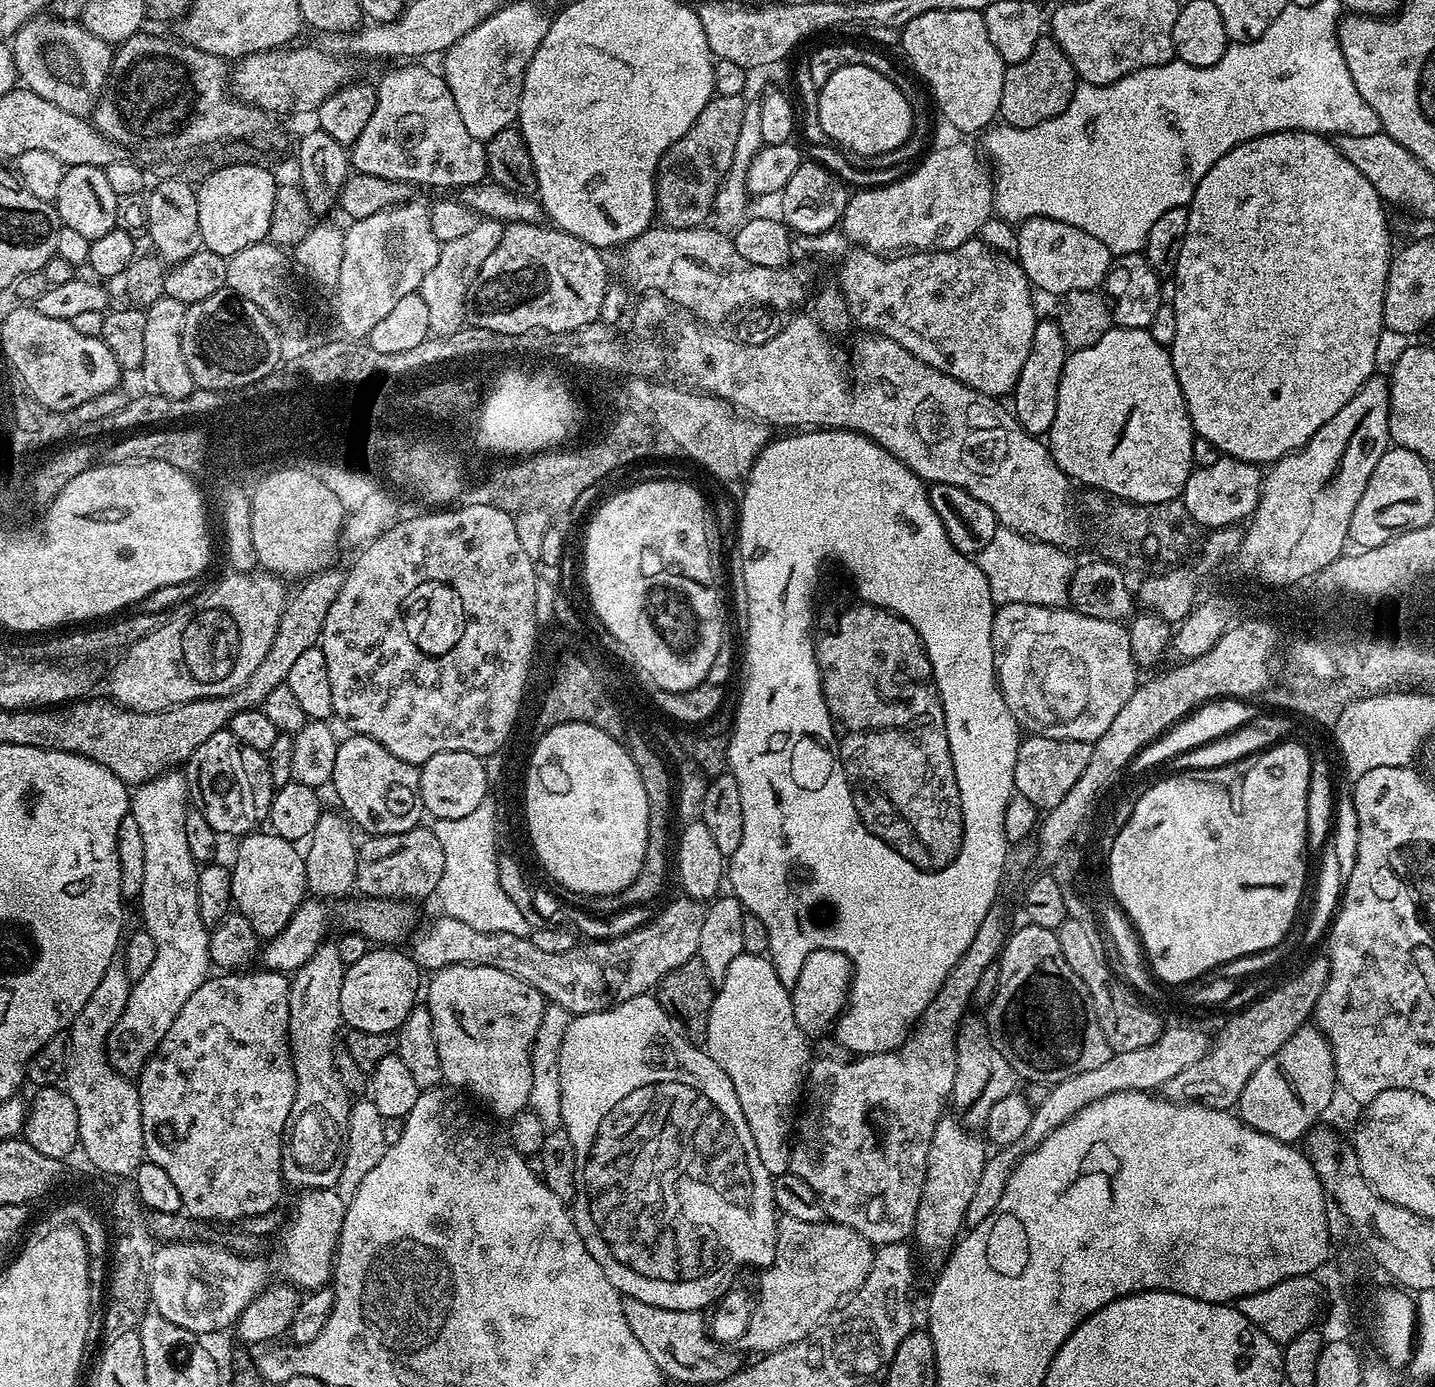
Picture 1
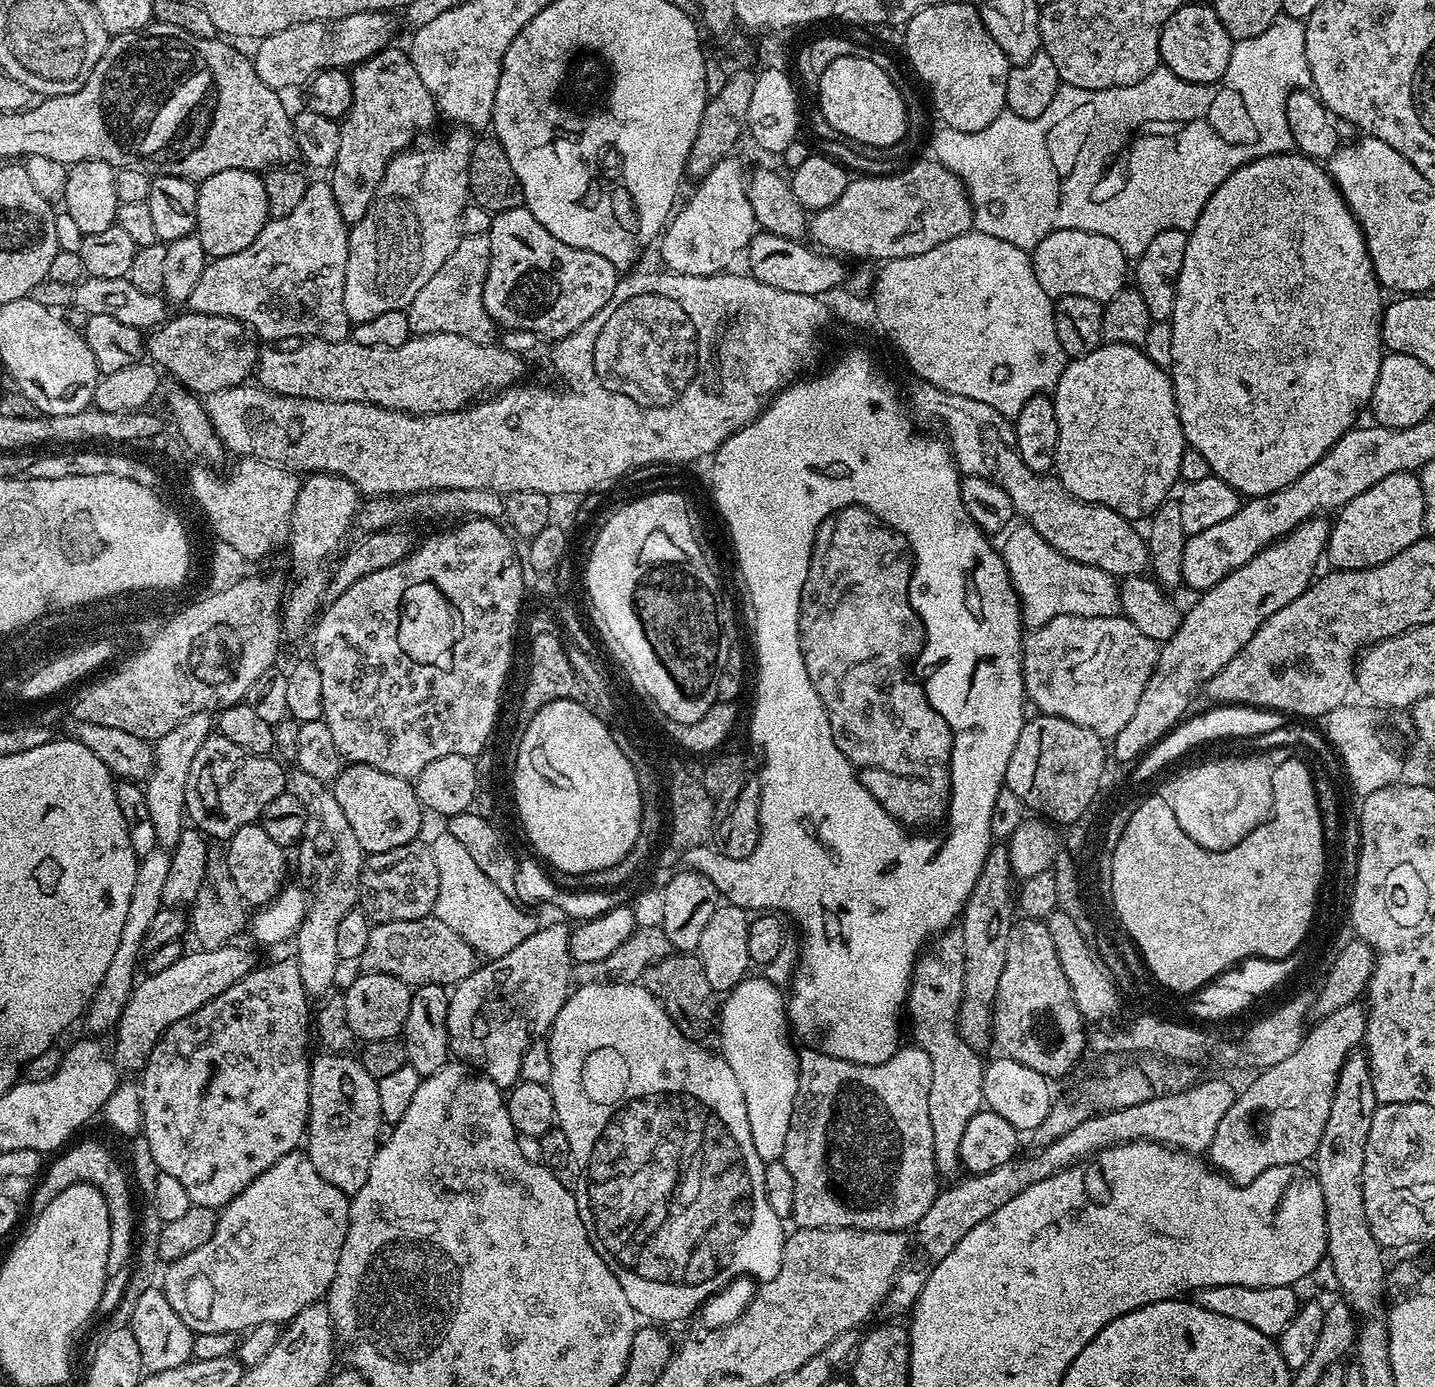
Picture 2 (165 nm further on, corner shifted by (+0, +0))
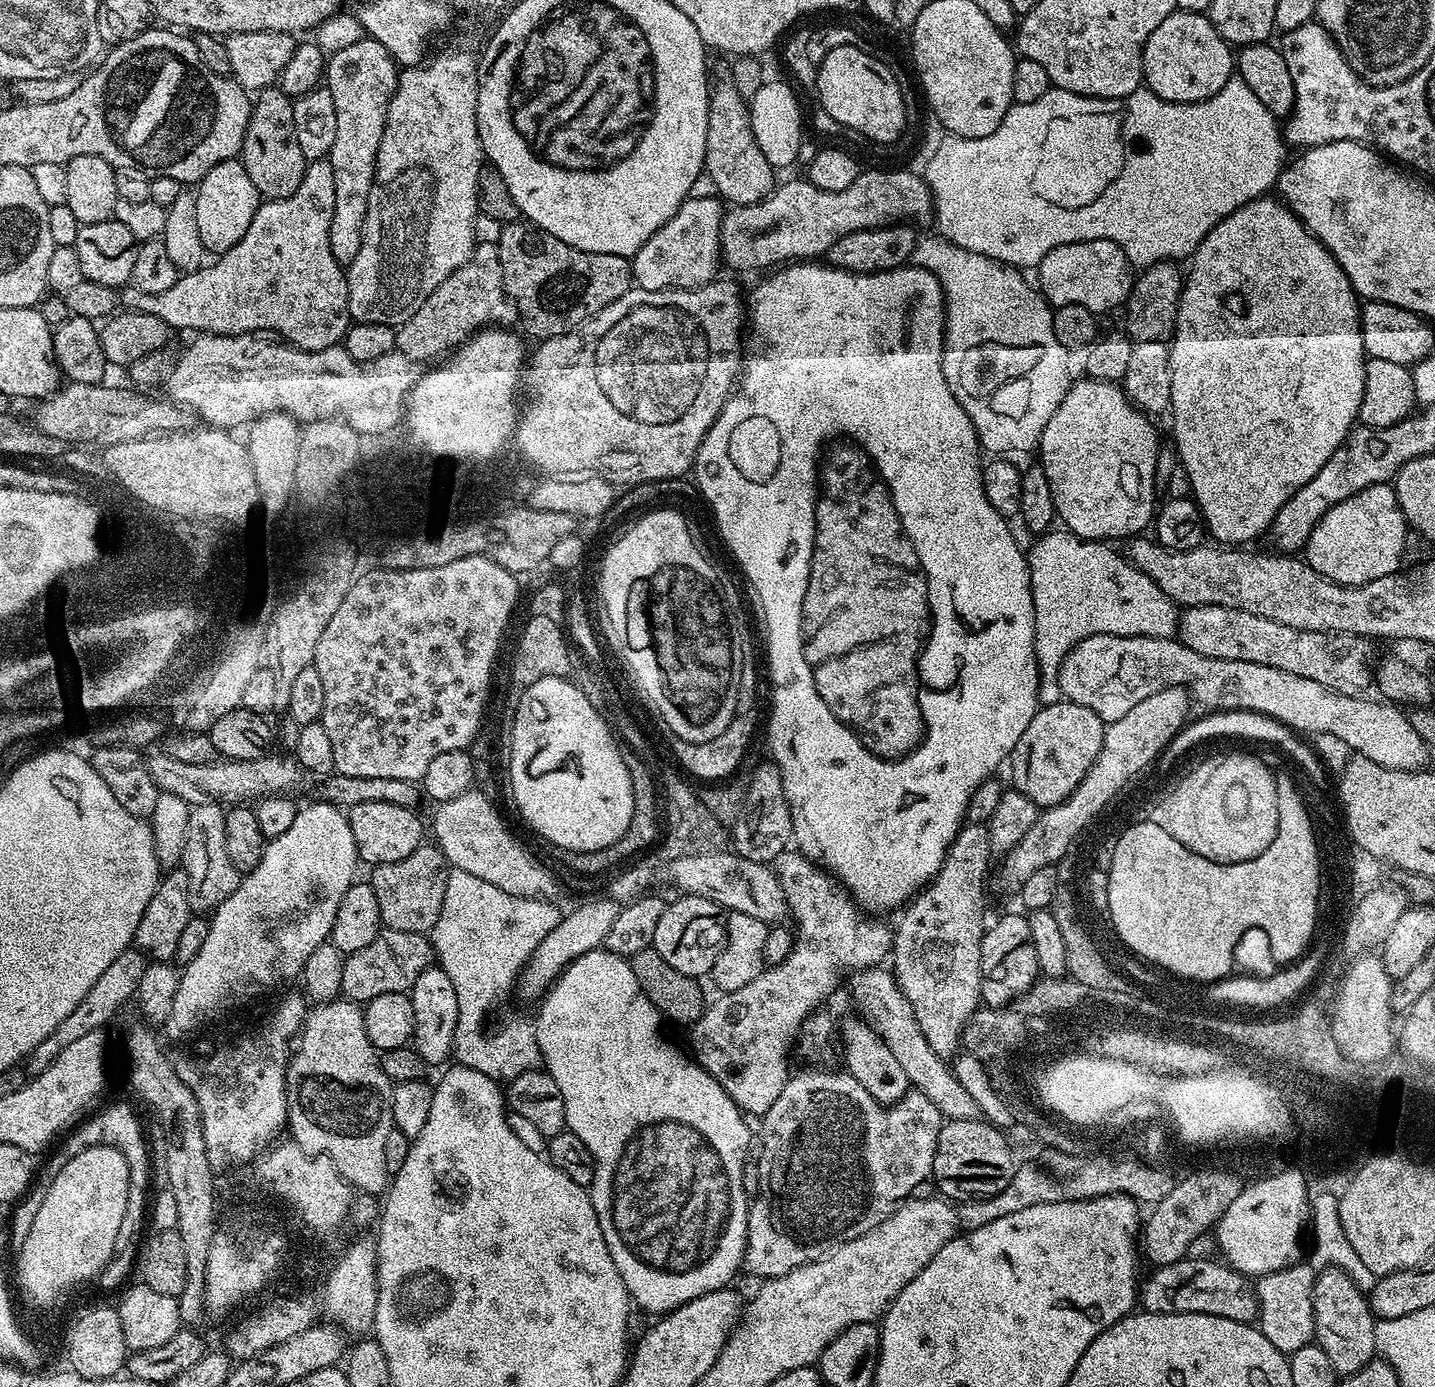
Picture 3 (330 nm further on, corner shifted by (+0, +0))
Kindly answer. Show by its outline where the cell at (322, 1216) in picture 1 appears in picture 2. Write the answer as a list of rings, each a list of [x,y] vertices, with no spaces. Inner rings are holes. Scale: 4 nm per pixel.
[[[297,1150],[278,1158],[278,1162],[274,1162],[270,1170],[258,1174],[258,1178],[254,1178],[254,1182],[250,1182],[250,1186],[246,1186],[246,1190],[242,1190],[238,1198],[234,1198],[225,1208],[219,1209],[217,1228],[213,1237],[204,1246],[191,1251],[185,1257],[171,1261],[165,1267],[168,1269],[164,1272],[164,1284],[162,1283],[164,1297],[170,1302],[174,1314],[178,1314],[182,1322],[186,1322],[186,1326],[193,1334],[197,1332],[243,1334],[259,1324],[283,1325],[294,1319],[306,1306],[323,1301],[327,1297],[328,1288],[334,1282],[334,1274],[338,1270],[338,1254],[342,1254],[342,1242],[346,1242],[349,1203],[349,1197],[342,1190],[330,1186],[330,1182],[326,1182],[326,1178],[322,1178],[322,1174],[314,1170],[314,1162],[310,1162],[307,1151]]]

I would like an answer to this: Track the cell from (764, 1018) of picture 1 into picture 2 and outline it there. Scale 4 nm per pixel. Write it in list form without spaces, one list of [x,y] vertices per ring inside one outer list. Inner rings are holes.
[[[762,974],[749,975],[737,988],[723,997],[718,1008],[718,1032],[724,1061],[734,1070],[738,1086],[742,1086],[742,1098],[746,1106],[746,1118],[750,1118],[750,1138],[754,1138],[754,1150],[765,1164],[783,1160],[786,1150],[786,1134],[790,1130],[792,1114],[796,1111],[800,1058],[797,1049],[792,1049],[786,996],[777,985],[771,984]]]

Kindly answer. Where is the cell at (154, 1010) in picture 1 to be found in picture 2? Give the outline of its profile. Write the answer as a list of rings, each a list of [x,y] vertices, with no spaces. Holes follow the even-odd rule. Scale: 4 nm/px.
[[[180,728],[170,730],[168,736],[155,741],[156,760],[152,763],[152,772],[144,784],[146,806],[150,806],[150,818],[154,822],[154,834],[157,845],[168,846],[178,842],[178,834],[186,826],[186,778],[190,774],[190,762],[194,762],[194,754],[198,754],[198,746],[202,746],[204,736],[184,736]]]

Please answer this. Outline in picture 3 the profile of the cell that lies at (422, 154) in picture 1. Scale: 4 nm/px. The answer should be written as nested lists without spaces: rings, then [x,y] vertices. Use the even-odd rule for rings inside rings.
[[[365,38],[358,42],[346,46],[342,50],[331,53],[326,60],[326,86],[330,90],[330,98],[334,98],[334,115],[338,117],[338,134],[334,138],[334,146],[332,153],[327,159],[332,164],[334,170],[334,218],[330,218],[330,251],[333,252],[334,258],[341,266],[347,266],[354,262],[358,250],[362,247],[362,230],[364,229],[364,219],[366,218],[366,210],[368,209],[368,199],[370,198],[370,190],[372,189],[372,179],[376,173],[376,159],[378,158],[378,146],[382,138],[382,130],[386,122],[386,114],[390,106],[390,98],[396,92],[396,82],[398,79],[398,65],[396,59],[390,54],[390,50],[386,50],[386,46],[382,46],[382,42],[371,38]]]

